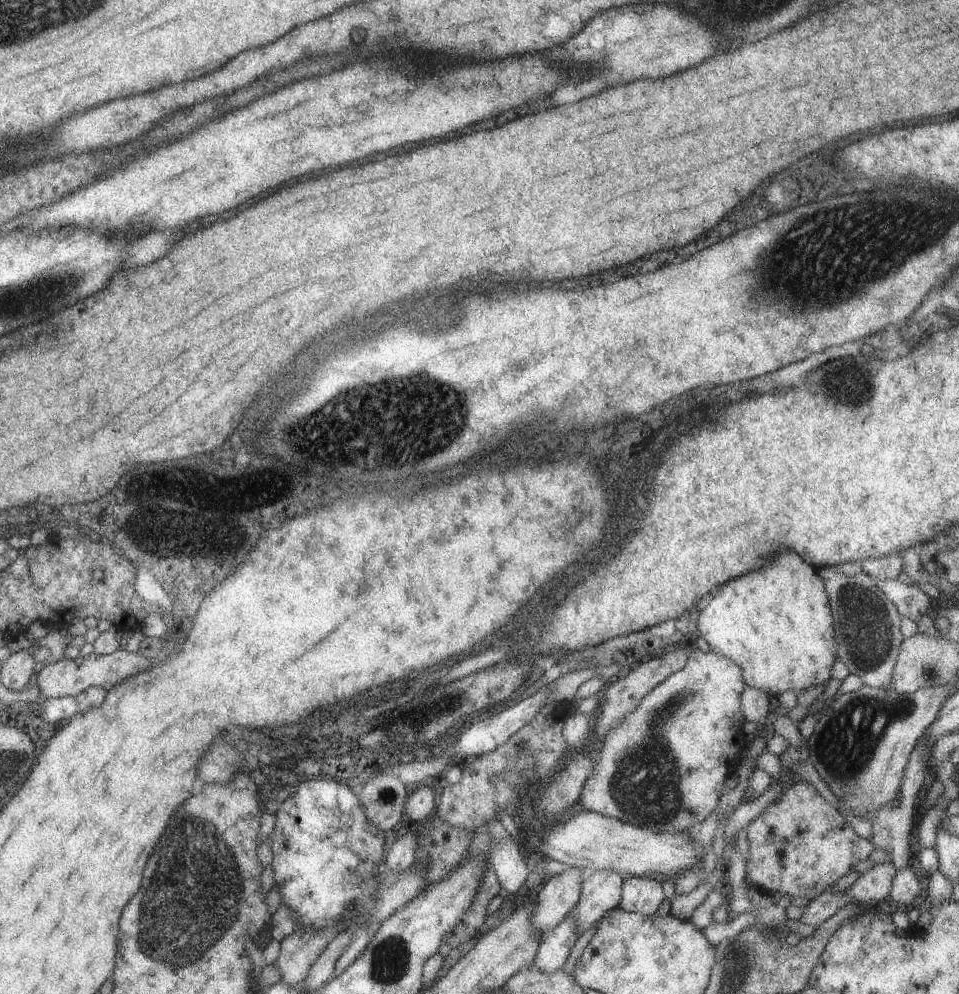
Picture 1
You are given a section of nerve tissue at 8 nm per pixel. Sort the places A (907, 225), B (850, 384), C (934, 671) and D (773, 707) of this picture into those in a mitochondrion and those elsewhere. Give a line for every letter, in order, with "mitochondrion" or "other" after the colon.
A: mitochondrion
B: mitochondrion
C: mitochondrion
D: other

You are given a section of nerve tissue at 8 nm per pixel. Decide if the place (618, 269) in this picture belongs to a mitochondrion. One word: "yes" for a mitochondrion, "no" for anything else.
no

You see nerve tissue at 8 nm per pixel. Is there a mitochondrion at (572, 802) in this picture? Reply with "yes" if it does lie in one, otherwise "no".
no

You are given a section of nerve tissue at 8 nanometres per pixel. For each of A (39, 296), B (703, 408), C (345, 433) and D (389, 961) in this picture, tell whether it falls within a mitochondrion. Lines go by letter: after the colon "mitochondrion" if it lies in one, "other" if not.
A: mitochondrion
B: other
C: mitochondrion
D: mitochondrion

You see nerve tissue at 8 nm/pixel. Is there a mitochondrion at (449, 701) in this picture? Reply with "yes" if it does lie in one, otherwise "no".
yes

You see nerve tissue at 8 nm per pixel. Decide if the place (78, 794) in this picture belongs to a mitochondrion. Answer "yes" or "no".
no

